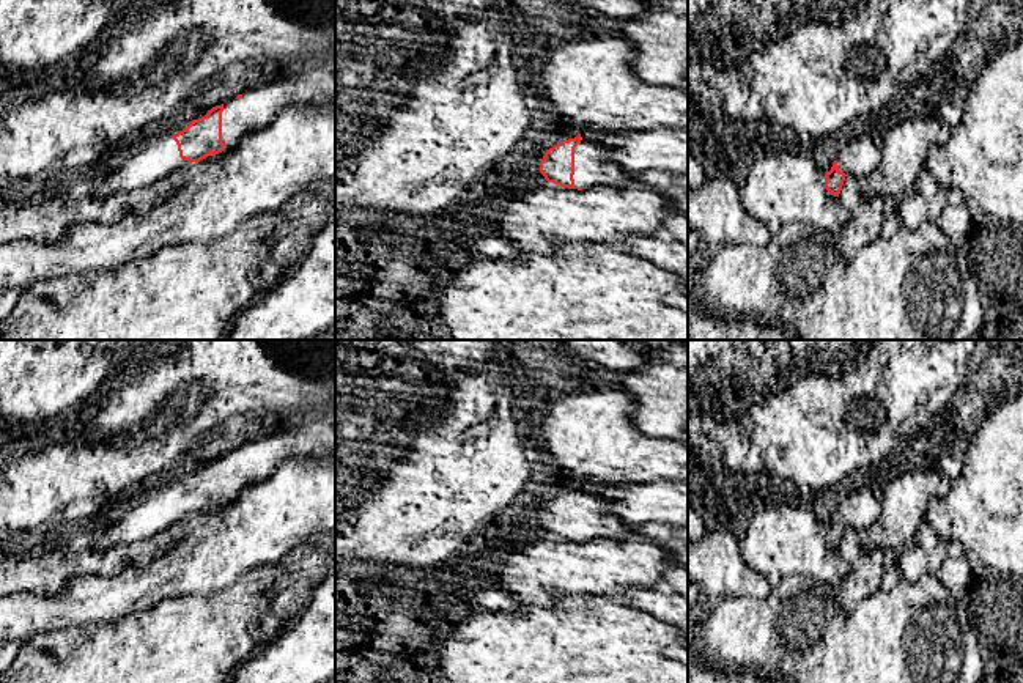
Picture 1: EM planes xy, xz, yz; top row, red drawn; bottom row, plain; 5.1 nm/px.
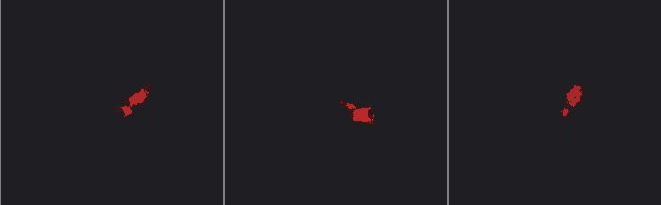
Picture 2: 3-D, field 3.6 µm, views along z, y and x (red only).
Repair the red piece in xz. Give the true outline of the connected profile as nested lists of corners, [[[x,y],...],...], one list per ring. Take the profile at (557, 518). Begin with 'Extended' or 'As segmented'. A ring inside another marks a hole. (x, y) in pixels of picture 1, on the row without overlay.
Extended. [[[578,486],[546,502],[540,526],[548,535],[578,543],[593,538],[626,541],[637,537],[634,529],[625,527],[609,511],[611,502]]]

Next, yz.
Extended. [[[866,486],[859,491],[851,491],[831,522],[825,527],[825,541],[831,548],[839,549],[847,527],[853,527],[856,532],[867,532],[878,518],[880,510],[877,488]]]

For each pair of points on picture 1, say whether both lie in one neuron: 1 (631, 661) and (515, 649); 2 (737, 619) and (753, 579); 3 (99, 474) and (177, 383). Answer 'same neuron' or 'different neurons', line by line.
1: same neuron
2: different neurons
3: same neuron

